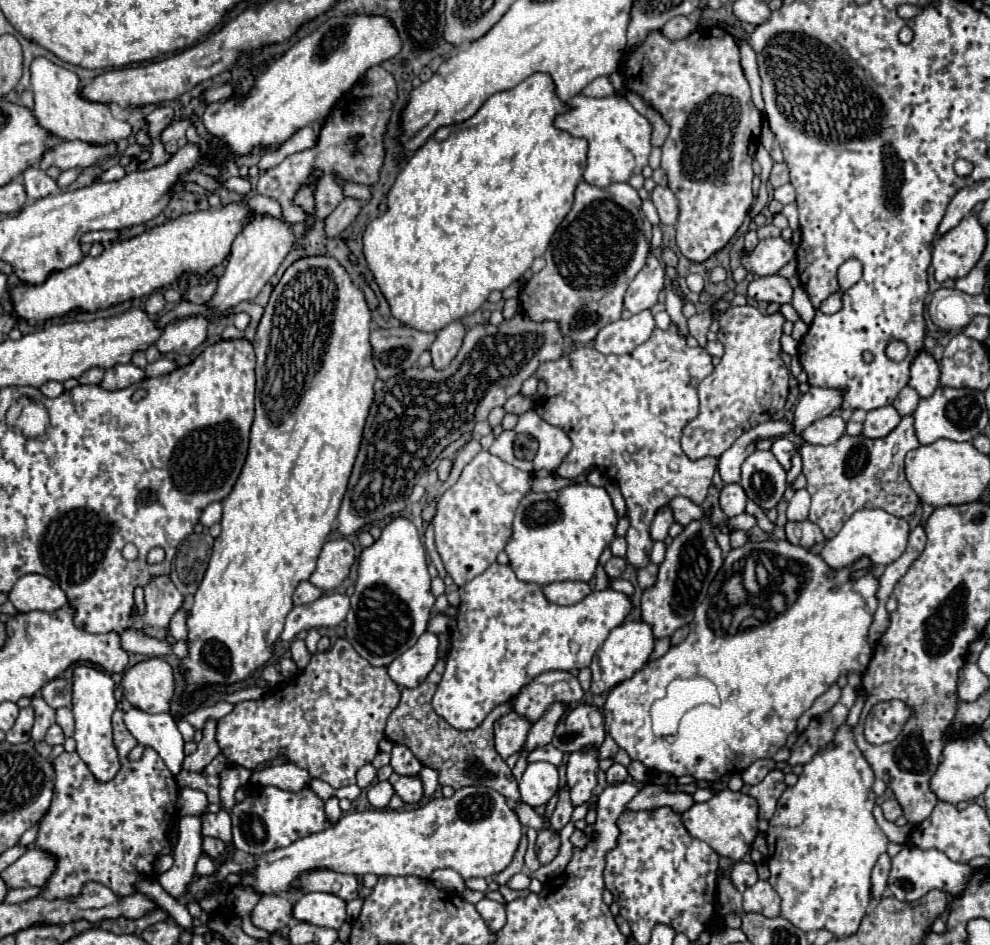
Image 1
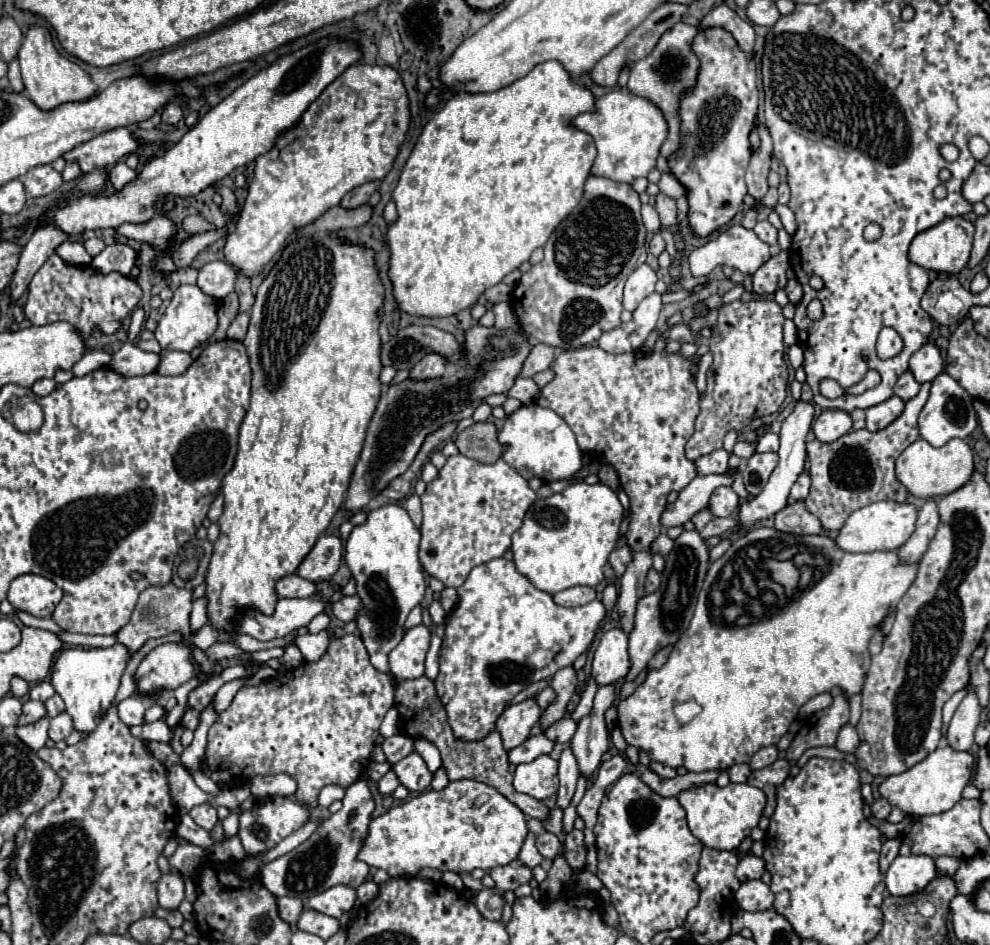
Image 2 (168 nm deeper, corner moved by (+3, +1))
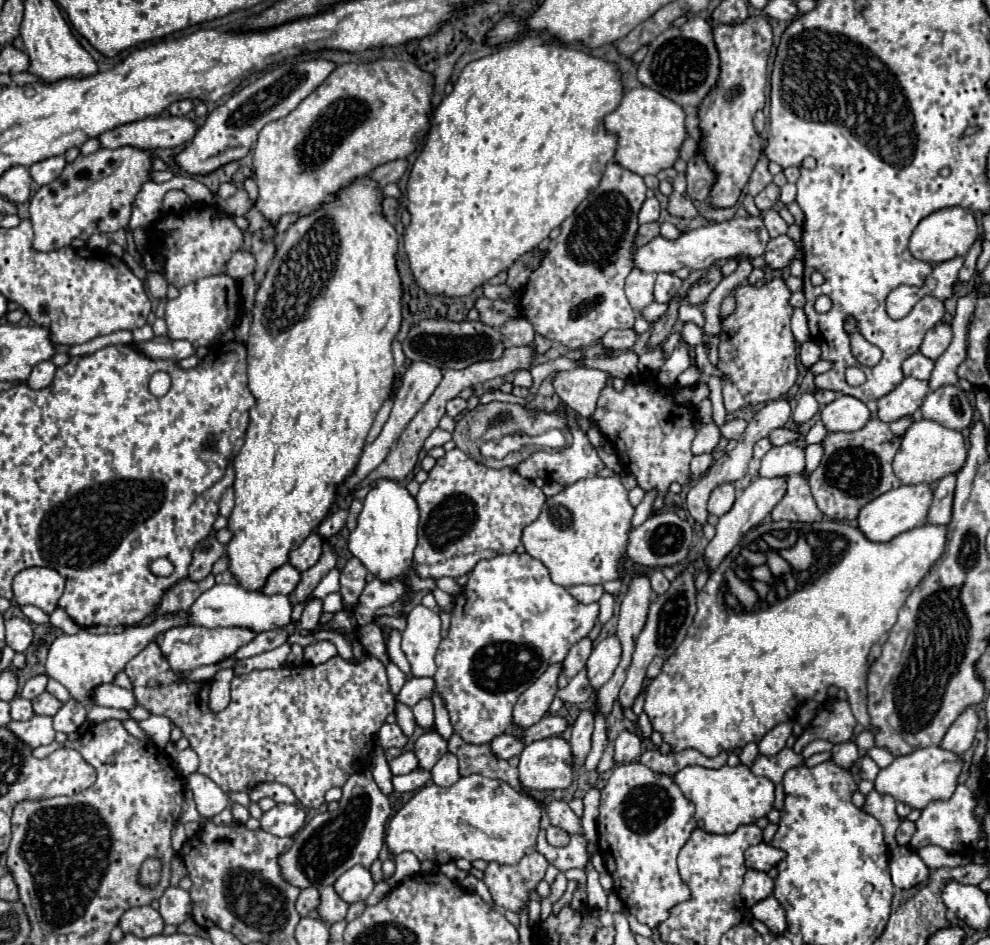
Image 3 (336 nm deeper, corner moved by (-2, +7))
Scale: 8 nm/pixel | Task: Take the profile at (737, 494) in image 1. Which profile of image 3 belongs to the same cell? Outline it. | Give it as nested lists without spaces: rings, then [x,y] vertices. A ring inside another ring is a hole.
[[[724,482],[724,484],[720,484],[712,490],[710,500],[708,500],[708,512],[716,514],[716,516],[722,516],[724,512],[728,512],[728,508],[732,508],[734,500],[736,500],[734,486]]]

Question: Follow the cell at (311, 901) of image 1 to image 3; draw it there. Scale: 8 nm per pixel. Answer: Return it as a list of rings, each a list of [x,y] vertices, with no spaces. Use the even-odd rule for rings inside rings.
[[[354,866],[350,868],[348,872],[344,872],[336,882],[334,882],[334,890],[336,894],[352,904],[352,902],[358,902],[358,900],[366,900],[370,896],[374,888],[374,882],[372,882],[372,876],[370,876],[370,870],[368,868],[362,868],[362,866]]]

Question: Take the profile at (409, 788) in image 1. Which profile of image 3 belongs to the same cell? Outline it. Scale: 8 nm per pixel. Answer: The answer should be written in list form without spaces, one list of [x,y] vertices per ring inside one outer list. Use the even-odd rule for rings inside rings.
[[[428,730],[422,734],[414,744],[414,754],[418,758],[420,770],[430,770],[446,752],[448,744],[442,740],[442,736],[436,730]]]

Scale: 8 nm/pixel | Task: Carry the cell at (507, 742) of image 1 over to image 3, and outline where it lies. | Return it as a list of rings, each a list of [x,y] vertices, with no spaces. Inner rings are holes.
[[[560,664],[550,666],[534,684],[530,684],[522,696],[518,698],[512,714],[512,724],[518,728],[530,728],[536,724],[548,710],[550,702],[554,700],[554,694],[558,690],[558,674],[560,674]]]

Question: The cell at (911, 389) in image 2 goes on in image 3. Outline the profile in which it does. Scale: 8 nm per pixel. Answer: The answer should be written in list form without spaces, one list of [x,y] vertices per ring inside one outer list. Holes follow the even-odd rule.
[[[920,352],[912,354],[902,364],[904,376],[912,376],[912,378],[918,378],[918,380],[928,380],[928,376],[932,374],[932,368],[934,368],[934,360],[924,358]]]

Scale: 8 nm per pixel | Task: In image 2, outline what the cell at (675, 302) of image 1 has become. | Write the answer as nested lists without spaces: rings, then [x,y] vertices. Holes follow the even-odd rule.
[[[675,324],[675,326],[671,326],[671,328],[669,328],[669,338],[671,338],[671,340],[677,340],[677,342],[693,342],[693,340],[695,340],[691,328],[685,326],[685,324]]]

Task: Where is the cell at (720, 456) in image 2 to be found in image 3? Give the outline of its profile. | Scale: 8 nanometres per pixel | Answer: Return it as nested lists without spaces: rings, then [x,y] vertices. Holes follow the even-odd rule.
[[[698,454],[698,456],[694,456],[692,462],[690,462],[690,472],[692,472],[692,476],[694,476],[694,478],[700,478],[700,476],[710,468],[712,462],[714,462],[712,454]]]

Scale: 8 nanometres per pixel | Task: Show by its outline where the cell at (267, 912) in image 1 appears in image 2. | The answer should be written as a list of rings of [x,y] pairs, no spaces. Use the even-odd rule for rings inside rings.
[[[279,898],[279,914],[291,926],[297,924],[301,910],[303,910],[303,902],[299,898]]]

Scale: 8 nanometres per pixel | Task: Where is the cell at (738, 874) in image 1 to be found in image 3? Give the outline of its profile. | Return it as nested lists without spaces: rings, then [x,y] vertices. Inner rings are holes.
[[[764,842],[750,846],[746,850],[746,866],[752,870],[760,870],[760,872],[768,872],[782,858],[784,858],[784,852],[780,852],[778,848],[772,848],[770,844],[764,844]]]

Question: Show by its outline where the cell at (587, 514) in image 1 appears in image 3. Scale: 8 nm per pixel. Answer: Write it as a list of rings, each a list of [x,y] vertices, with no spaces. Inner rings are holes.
[[[618,476],[584,478],[546,500],[540,516],[524,528],[522,544],[550,570],[550,578],[558,586],[604,584],[618,576],[616,562],[626,554],[632,514],[634,508]]]

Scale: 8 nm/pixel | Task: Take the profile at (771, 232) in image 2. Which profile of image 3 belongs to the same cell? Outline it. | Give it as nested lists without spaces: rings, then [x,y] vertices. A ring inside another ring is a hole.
[[[766,210],[766,212],[762,214],[762,220],[764,220],[764,226],[766,226],[766,230],[768,230],[768,234],[770,234],[772,238],[782,236],[782,234],[786,234],[786,230],[788,230],[788,224],[778,216],[776,210]]]

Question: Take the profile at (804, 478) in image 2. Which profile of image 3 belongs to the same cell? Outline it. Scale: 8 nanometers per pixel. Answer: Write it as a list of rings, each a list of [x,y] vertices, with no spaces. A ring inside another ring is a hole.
[[[812,444],[812,446],[806,446],[806,468],[804,468],[804,478],[810,478],[810,474],[818,468],[820,464],[820,458],[822,458],[822,448],[820,444]]]

